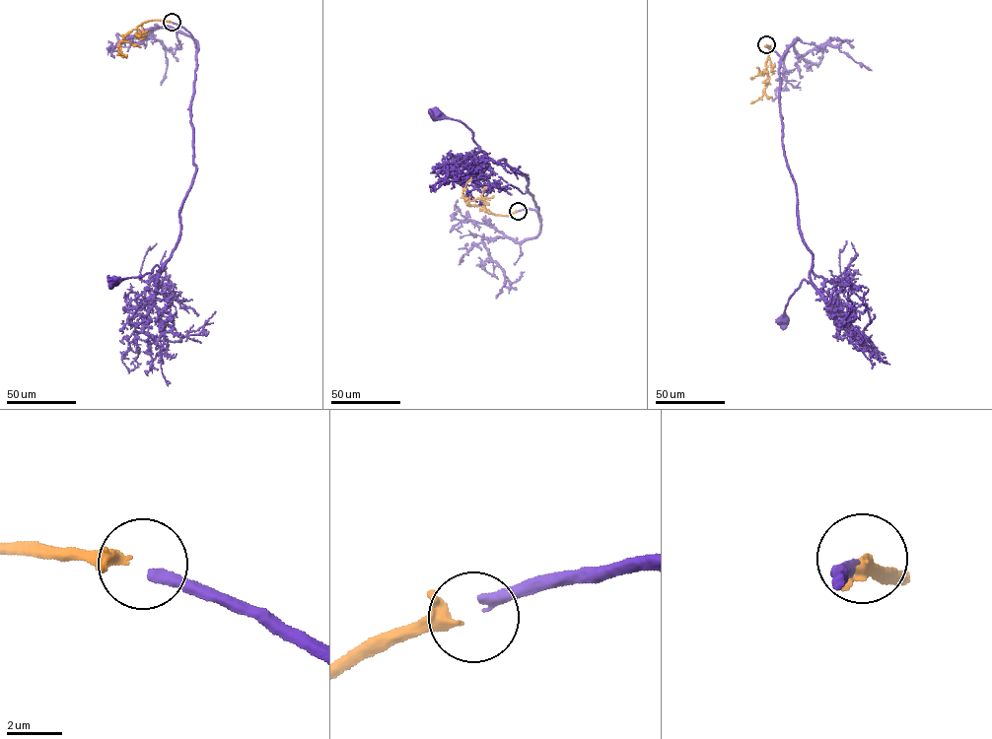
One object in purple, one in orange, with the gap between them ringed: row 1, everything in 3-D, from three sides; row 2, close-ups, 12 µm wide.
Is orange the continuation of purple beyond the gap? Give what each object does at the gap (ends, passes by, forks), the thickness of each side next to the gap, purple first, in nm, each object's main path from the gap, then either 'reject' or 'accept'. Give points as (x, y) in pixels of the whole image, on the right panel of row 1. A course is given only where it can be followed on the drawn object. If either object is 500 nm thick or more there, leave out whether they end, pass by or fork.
purple ends | orange ends | 400/360 nm | purple via (766, 45), (780, 57), (783, 154), (801, 236), (812, 255), (810, 282), (803, 280), (789, 300), (783, 322) | orange via (766, 44), (770, 51), (765, 65), (769, 81), (762, 96), (750, 103) | accept

